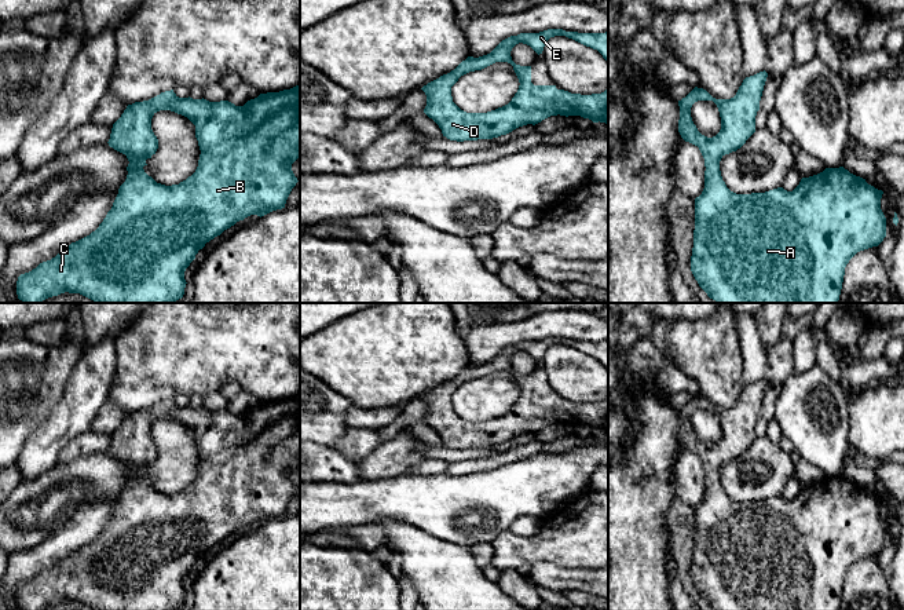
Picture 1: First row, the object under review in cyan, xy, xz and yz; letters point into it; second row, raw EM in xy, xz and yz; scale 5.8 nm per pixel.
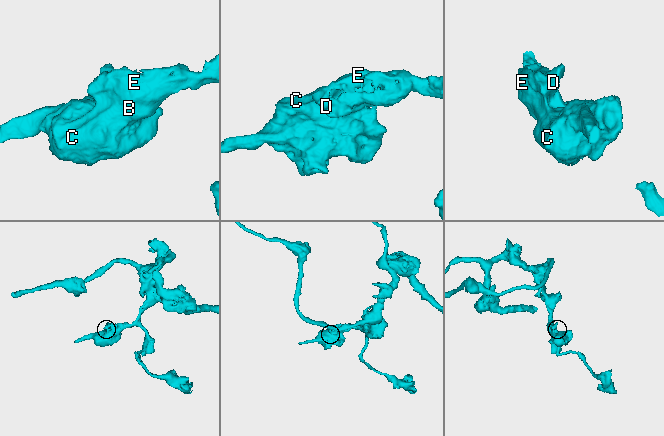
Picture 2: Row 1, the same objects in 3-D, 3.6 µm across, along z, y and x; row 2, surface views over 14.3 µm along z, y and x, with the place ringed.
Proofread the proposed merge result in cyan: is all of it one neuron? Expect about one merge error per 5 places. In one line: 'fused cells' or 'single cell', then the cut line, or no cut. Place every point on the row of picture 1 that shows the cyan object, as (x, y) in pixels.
single cell | no cut

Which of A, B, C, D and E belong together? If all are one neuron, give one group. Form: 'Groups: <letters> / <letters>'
Groups: A B C D E

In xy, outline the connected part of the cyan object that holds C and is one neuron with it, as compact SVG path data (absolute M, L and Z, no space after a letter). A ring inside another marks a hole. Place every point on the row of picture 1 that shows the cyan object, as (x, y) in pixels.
M300 84L279 92L260 94L244 106L228 101L179 98L173 90L128 105L113 124L109 146L127 156L129 164L125 182L99 227L89 235L72 242L51 260L40 263L17 281L17 295L23 303L41 303L61 293L80 293L98 303L175 303L184 295L184 271L206 242L250 215L264 216L285 208L292 189L299 182L292 164L300 157ZM160 110L187 117L195 125L201 150L195 172L179 185L165 186L149 176L143 167L158 149L151 118Z

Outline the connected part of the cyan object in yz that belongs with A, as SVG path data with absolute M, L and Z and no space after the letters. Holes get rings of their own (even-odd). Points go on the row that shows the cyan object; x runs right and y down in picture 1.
M765 70L746 77L731 99L715 99L706 90L695 87L678 101L678 132L685 142L699 147L706 167L704 189L695 198L691 271L699 286L717 303L838 303L849 260L860 251L878 246L886 237L886 218L881 209L883 191L843 167L826 168L817 175L802 178L793 191L783 187L751 194L731 191L722 180L720 161L740 149L755 132L755 116L766 77ZM698 101L713 101L718 107L721 129L713 138L702 135L692 121L691 107Z

